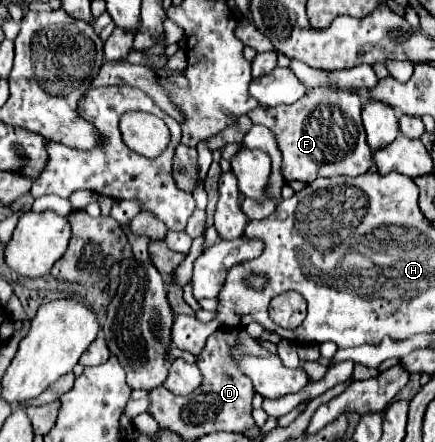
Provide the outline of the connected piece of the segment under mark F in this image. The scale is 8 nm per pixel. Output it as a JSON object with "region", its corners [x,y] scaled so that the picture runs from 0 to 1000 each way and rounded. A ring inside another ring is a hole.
{"region":[[[715,201],[674,238],[641,238],[628,247],[591,242],[572,256],[572,265],[582,278],[609,283],[632,301],[641,337],[651,346],[651,400],[660,410],[683,405],[715,414],[729,400],[821,400],[830,391],[844,391],[857,369],[857,346],[839,319],[830,247],[834,233],[811,210]]]}

